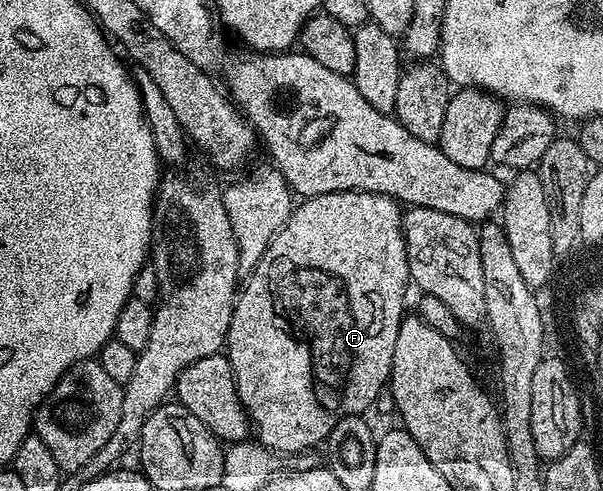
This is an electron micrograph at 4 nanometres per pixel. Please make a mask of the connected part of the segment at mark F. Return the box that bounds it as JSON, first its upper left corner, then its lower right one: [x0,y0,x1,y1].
[224,191,412,457]

